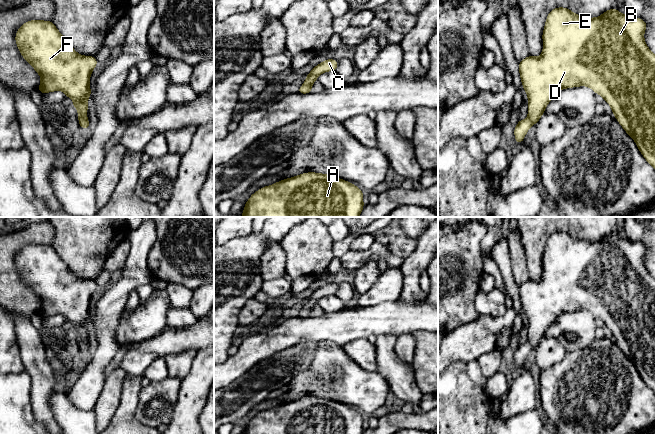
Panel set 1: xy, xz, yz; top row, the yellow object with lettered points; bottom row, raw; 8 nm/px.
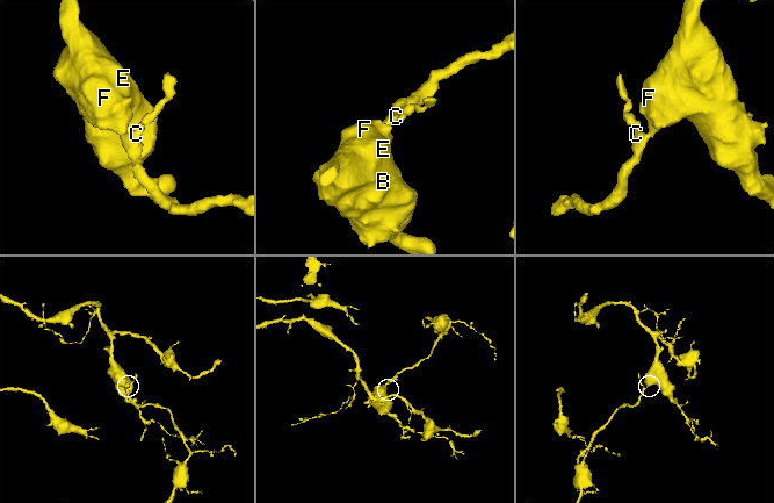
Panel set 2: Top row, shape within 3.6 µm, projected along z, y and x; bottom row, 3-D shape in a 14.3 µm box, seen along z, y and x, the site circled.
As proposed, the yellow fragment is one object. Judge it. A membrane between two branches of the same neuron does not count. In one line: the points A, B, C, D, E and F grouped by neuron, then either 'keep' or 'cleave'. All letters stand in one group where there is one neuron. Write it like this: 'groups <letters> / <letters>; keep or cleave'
groups A B C D E F; keep

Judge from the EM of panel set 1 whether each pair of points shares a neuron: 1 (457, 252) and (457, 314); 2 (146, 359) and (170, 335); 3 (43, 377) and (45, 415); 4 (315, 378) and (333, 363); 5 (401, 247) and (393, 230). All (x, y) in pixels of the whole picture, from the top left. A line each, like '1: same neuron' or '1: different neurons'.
1: same neuron
2: different neurons
3: same neuron
4: same neuron
5: same neuron

